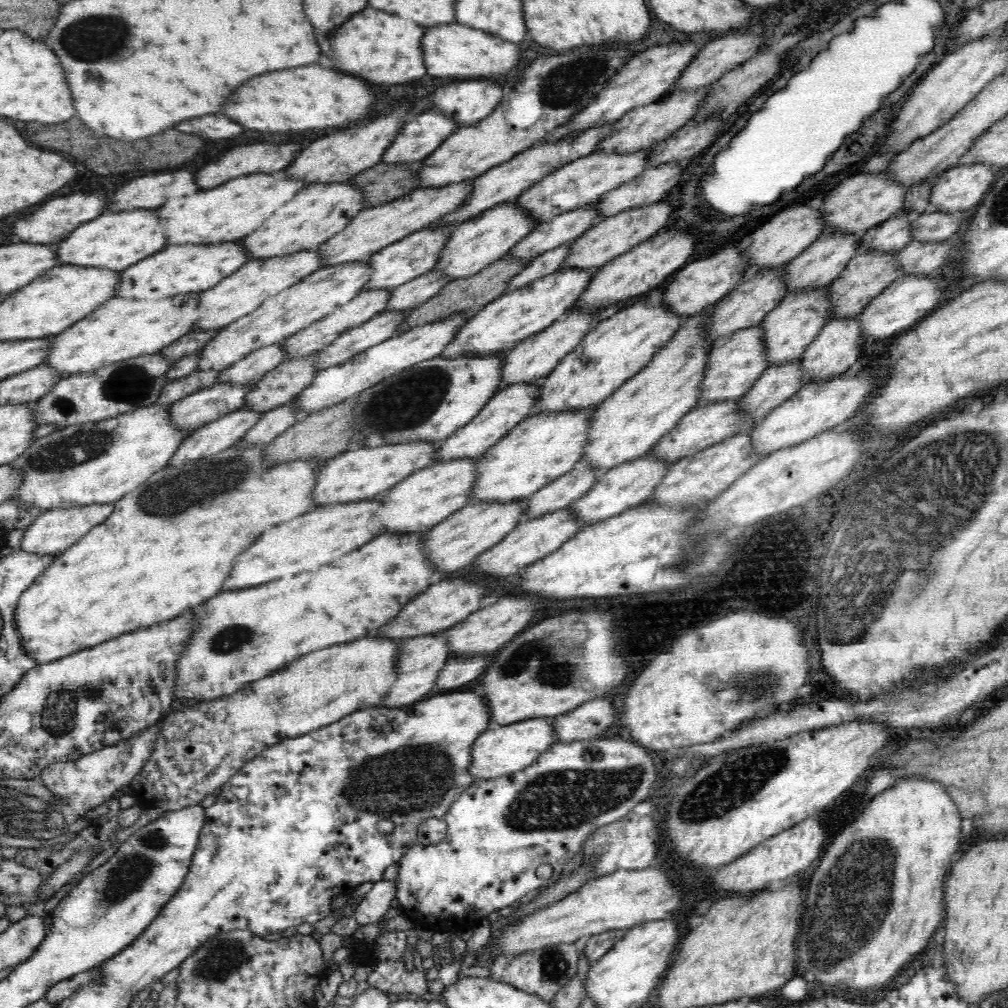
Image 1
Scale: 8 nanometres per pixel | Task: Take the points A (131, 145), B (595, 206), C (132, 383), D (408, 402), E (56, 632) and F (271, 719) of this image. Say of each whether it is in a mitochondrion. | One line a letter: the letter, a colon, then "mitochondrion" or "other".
A: mitochondrion
B: other
C: mitochondrion
D: mitochondrion
E: other
F: other

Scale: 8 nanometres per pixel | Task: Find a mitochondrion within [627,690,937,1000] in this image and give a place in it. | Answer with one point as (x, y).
(844, 915)

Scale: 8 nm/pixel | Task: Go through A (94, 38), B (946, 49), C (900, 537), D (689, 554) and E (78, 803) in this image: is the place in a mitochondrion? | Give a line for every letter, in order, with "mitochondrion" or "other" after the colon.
A: mitochondrion
B: other
C: mitochondrion
D: mitochondrion
E: other

